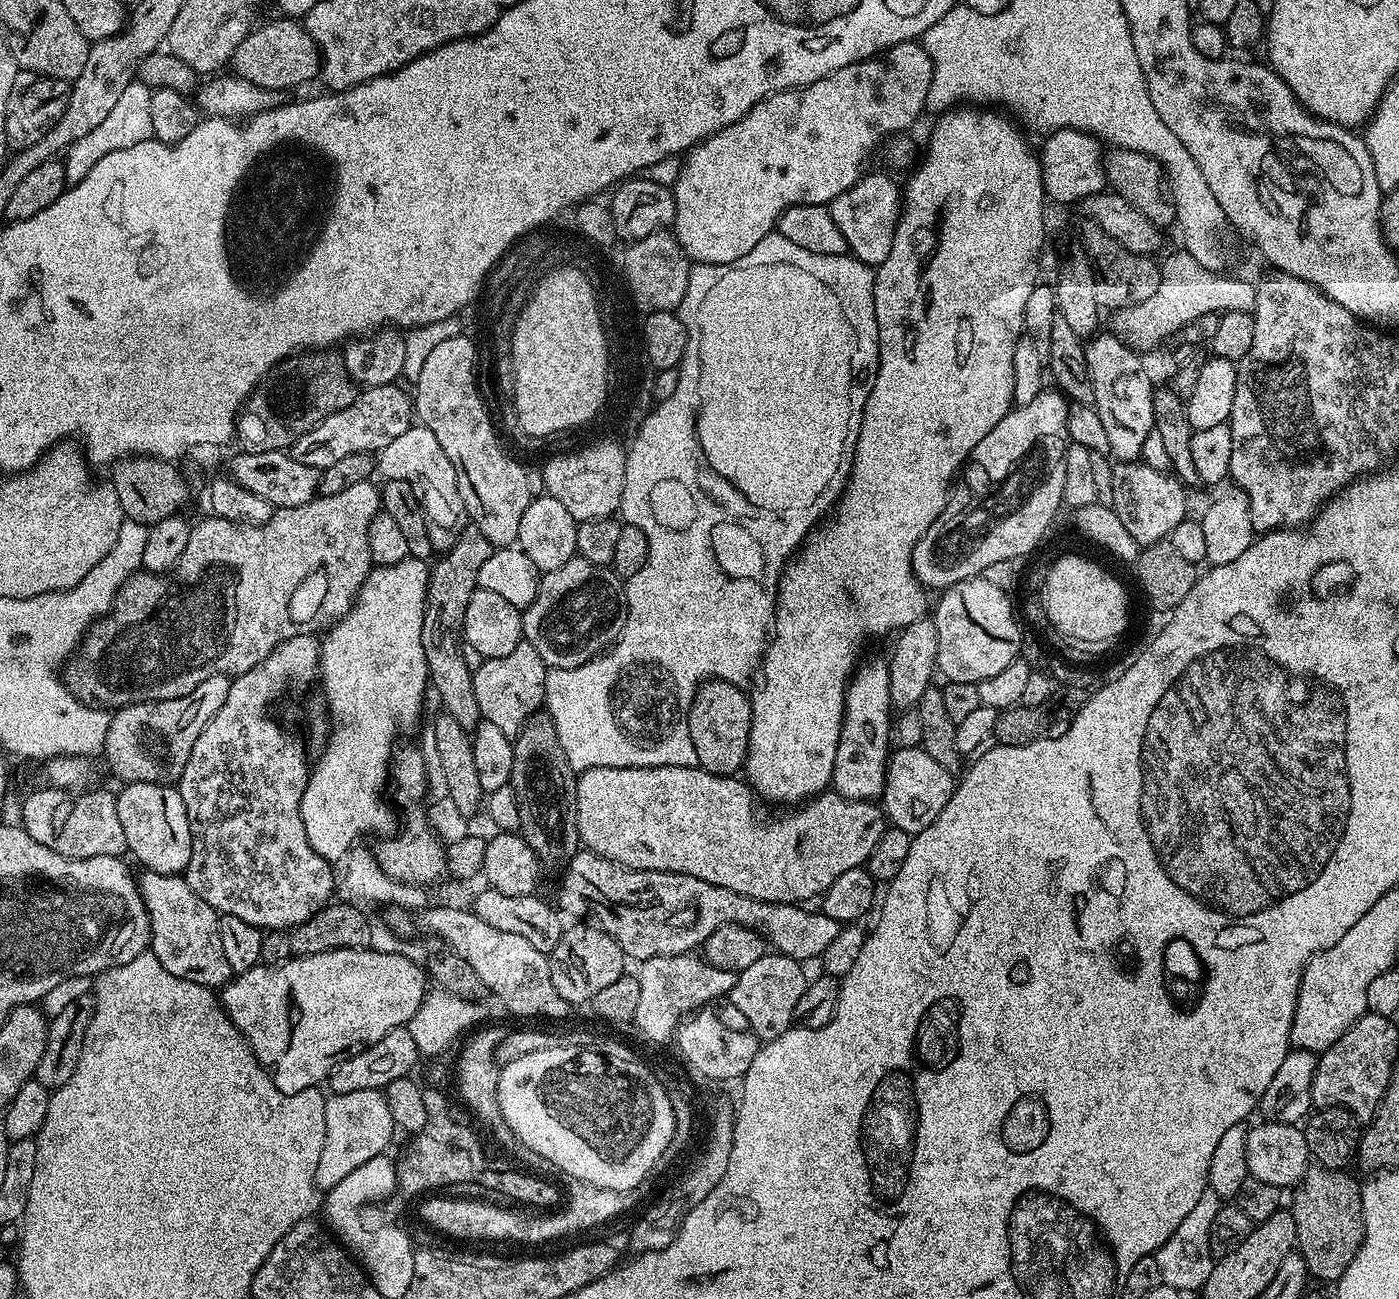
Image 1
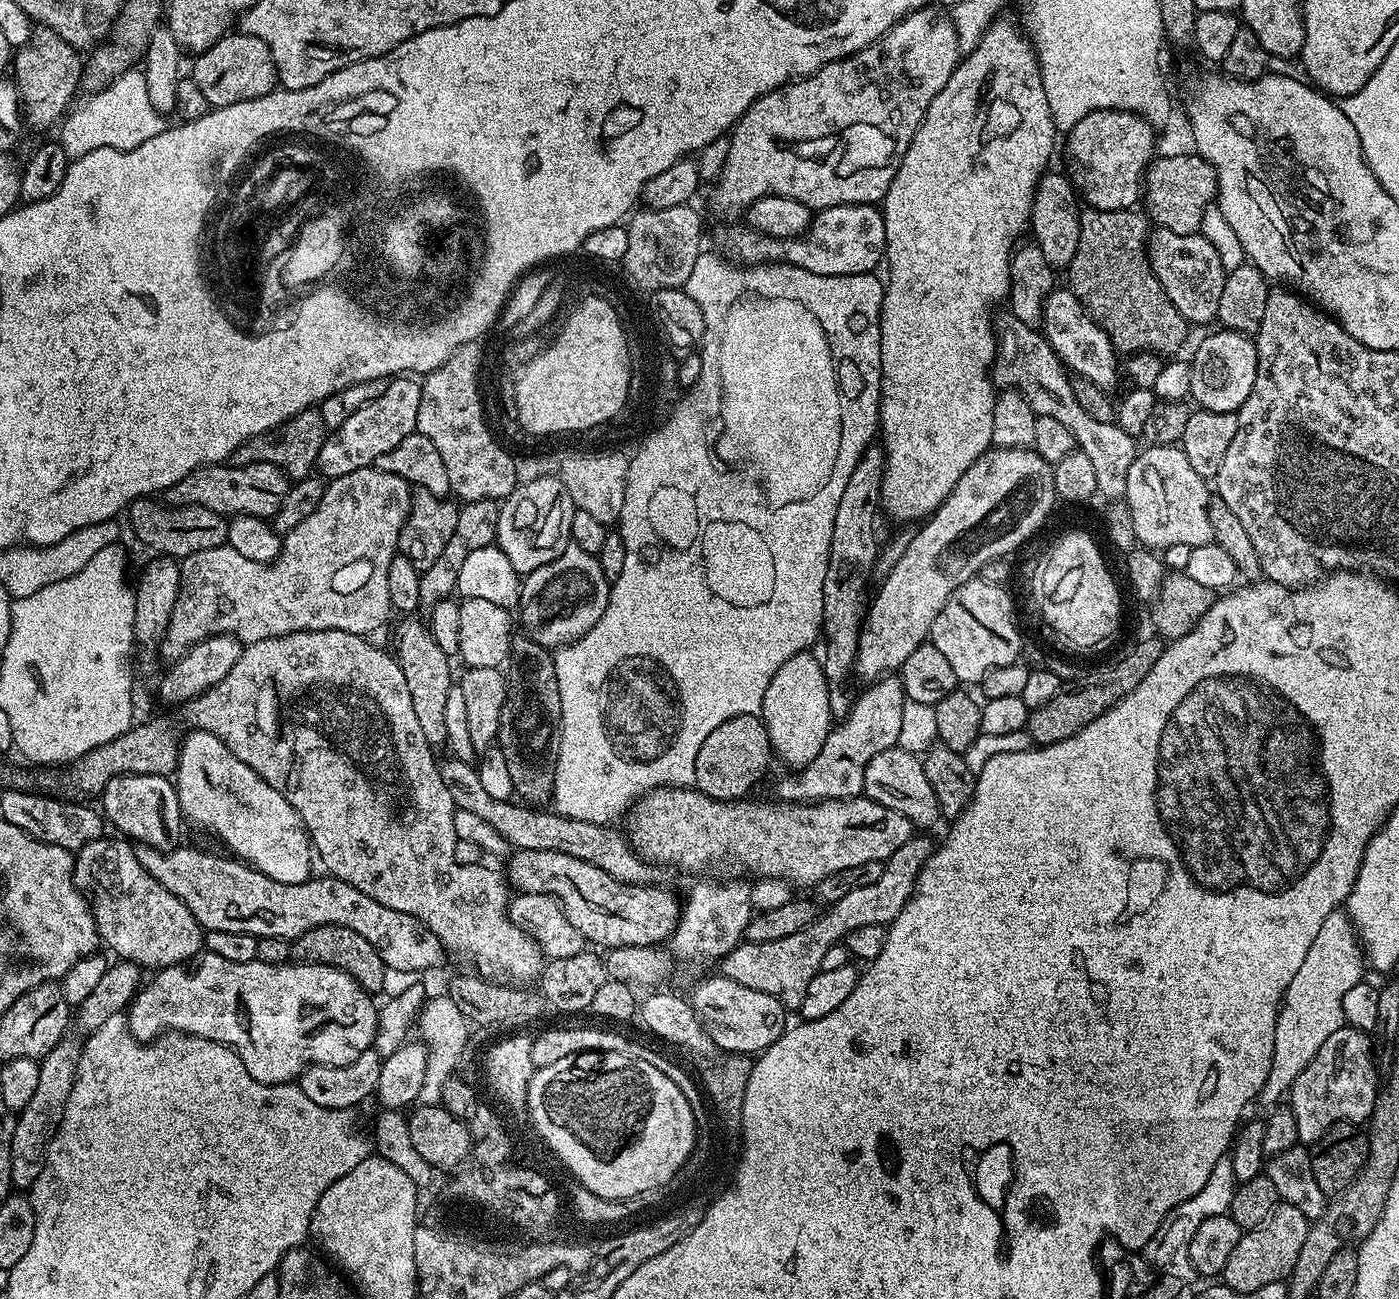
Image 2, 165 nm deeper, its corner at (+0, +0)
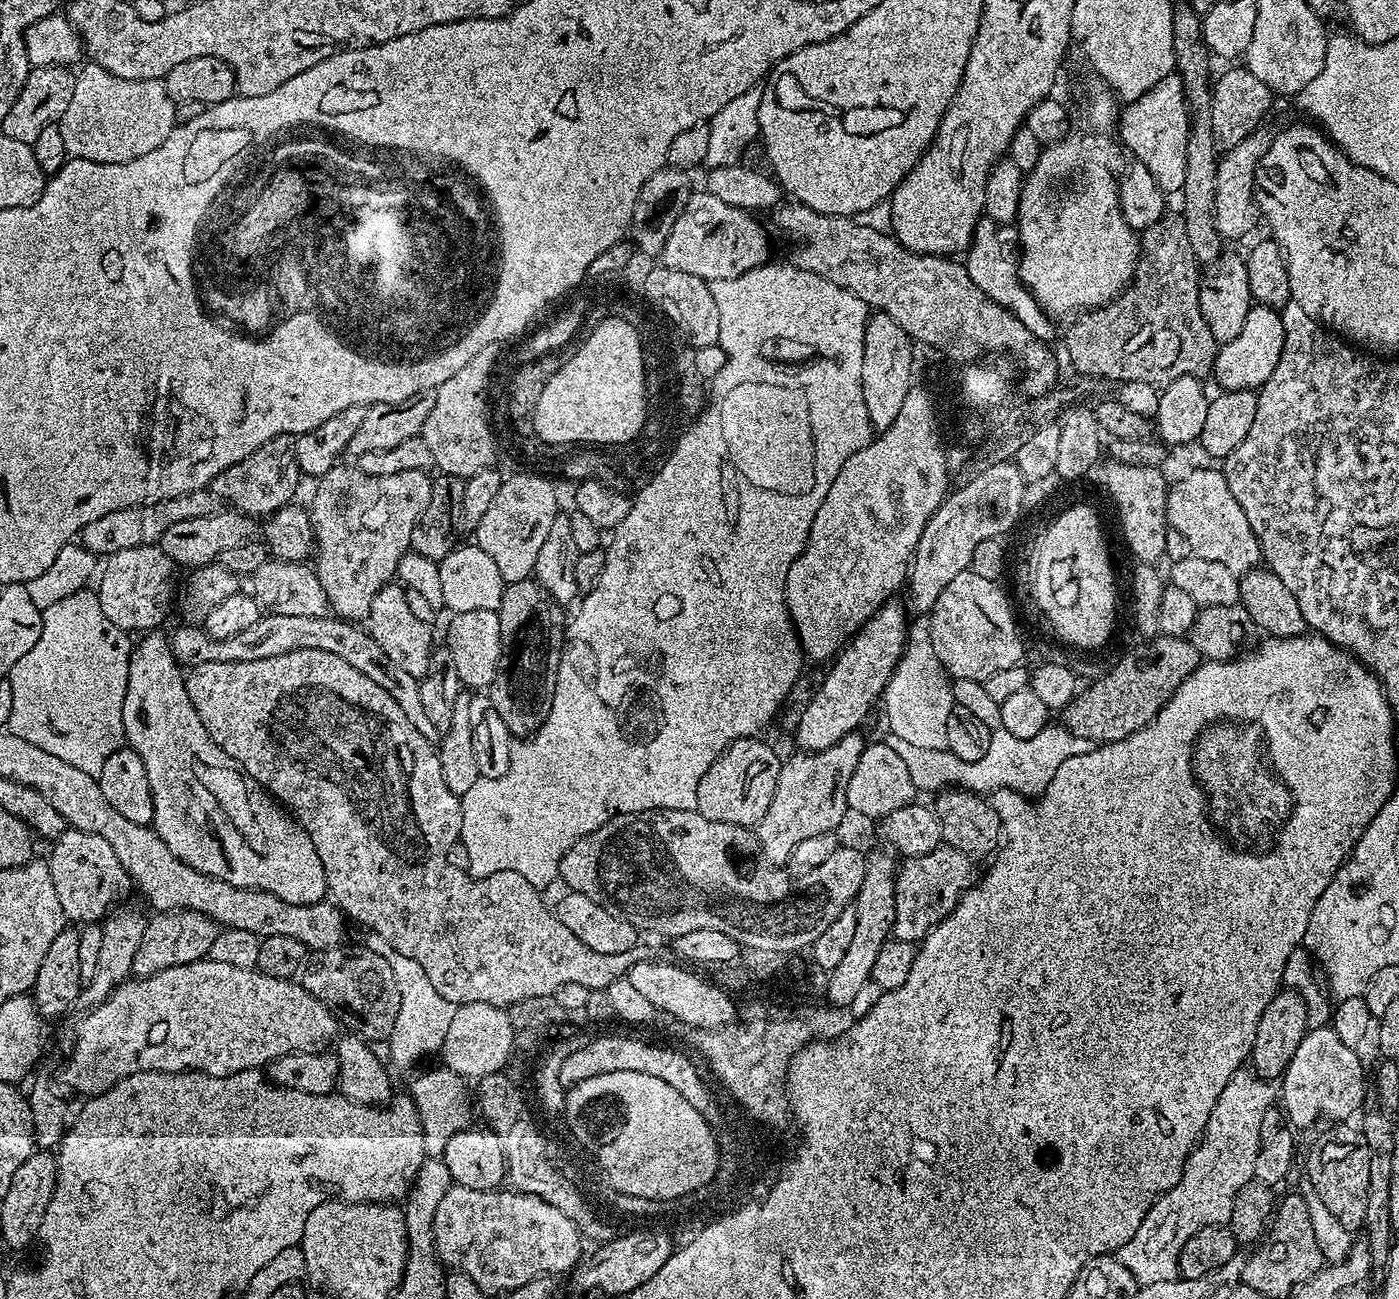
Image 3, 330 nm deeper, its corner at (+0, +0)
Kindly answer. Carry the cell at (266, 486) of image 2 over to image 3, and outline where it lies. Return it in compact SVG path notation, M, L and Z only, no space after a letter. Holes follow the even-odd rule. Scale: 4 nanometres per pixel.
M199 488L190 494L178 494L178 498L166 498L153 504L135 504L122 510L114 510L110 514L102 514L102 518L90 522L80 531L79 543L88 552L98 558L107 558L116 551L127 550L130 547L156 544L177 522L186 522L186 518L206 518L217 511L218 501L208 488Z

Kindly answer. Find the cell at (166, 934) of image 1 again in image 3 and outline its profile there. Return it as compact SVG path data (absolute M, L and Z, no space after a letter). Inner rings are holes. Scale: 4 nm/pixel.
M68 828L51 848L52 856L47 857L47 862L50 874L54 878L54 890L58 894L58 902L62 902L65 917L69 921L77 920L72 922L80 926L103 921L117 903L115 900L119 898L120 891L130 884L128 871L122 866L122 862L118 862L114 846L110 846L110 842L106 842L106 838L98 834Z

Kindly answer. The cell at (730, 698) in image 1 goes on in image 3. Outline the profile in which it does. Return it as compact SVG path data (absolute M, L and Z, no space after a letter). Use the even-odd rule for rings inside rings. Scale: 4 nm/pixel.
M743 736L734 743L728 745L723 754L702 774L702 782L698 782L698 802L696 811L702 814L702 818L710 818L714 822L726 822L733 824L741 830L751 829L760 823L761 818L770 810L770 798L774 798L774 786L778 786L778 774L780 773L781 757L776 757L776 752L756 736Z

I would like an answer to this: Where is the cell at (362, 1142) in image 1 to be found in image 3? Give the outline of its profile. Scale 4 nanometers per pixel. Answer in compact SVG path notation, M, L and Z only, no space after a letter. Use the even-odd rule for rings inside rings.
M470 1002L456 1008L454 1022L450 1022L450 1030L444 1039L442 1049L443 1067L449 1072L457 1072L462 1078L481 1078L495 1076L498 1073L504 1055L514 1050L512 1044L518 1036L517 1029L512 1026L512 1019L508 1017L504 1008L499 1008L486 1002Z

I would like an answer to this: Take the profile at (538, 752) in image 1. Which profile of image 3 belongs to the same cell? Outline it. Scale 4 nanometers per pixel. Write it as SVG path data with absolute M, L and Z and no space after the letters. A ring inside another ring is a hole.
M534 578L523 580L522 582L514 582L507 585L502 594L502 602L498 609L498 622L500 623L500 629L502 630L502 646L504 652L500 655L500 661L498 662L498 670L496 671L496 677L492 683L490 689L490 699L494 710L498 710L498 714L502 714L502 722L506 722L506 726L516 738L528 738L532 733L537 732L539 728L544 724L544 719L550 714L552 709L552 699L554 698L554 686L556 685L556 671L558 670L558 662L560 661L560 652L564 648L564 629L566 627L566 616L563 616L561 605L556 603L556 599L547 592L543 586L541 586Z

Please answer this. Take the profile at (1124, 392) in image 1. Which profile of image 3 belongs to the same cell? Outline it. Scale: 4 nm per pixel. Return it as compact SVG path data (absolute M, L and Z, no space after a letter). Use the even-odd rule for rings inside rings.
M982 218L976 223L972 243L966 249L968 260L963 261L963 266L970 274L970 282L974 282L974 286L978 286L982 294L1013 312L1018 322L1022 322L1022 326L1026 326L1026 330L1030 330L1030 334L1037 340L1048 342L1052 336L1052 328L1047 324L1049 321L1046 319L1046 313L1020 283L1017 240L1017 233L1011 227Z

